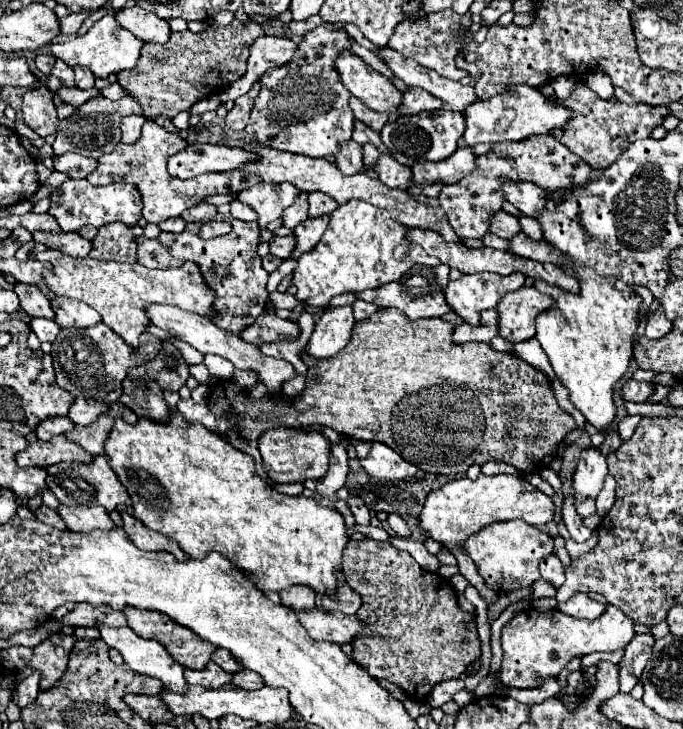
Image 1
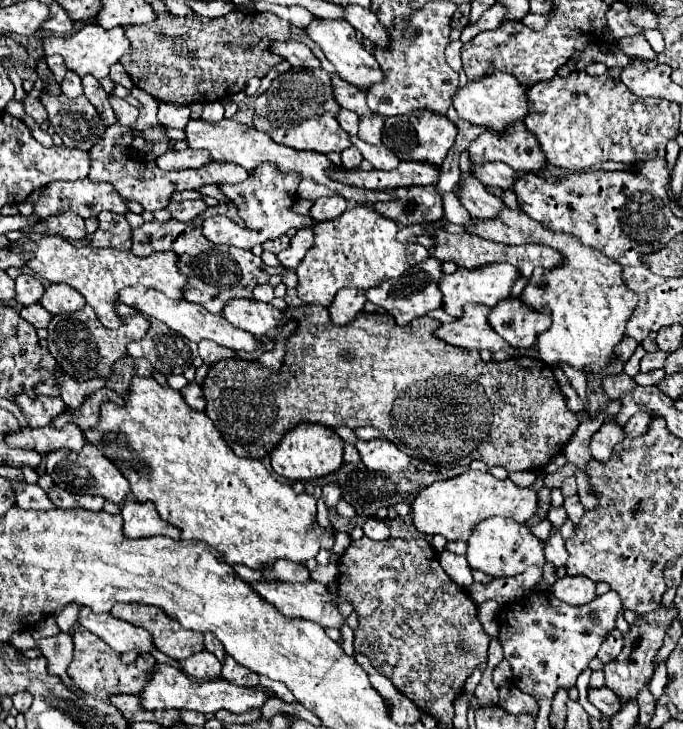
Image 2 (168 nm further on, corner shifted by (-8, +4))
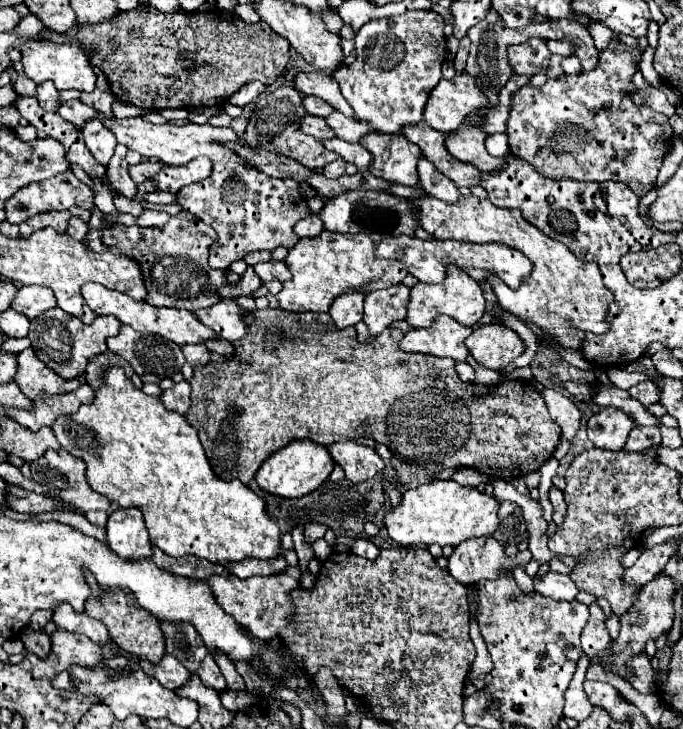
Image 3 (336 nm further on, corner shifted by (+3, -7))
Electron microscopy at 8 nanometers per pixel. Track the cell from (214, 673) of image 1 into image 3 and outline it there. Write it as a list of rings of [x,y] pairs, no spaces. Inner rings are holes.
[[[164,656],[158,664],[152,664],[148,660],[140,660],[140,666],[142,670],[156,678],[164,688],[170,688],[170,690],[176,690],[176,688],[182,688],[188,680],[190,680],[190,672],[188,668],[184,668],[184,664],[180,664],[174,656]]]

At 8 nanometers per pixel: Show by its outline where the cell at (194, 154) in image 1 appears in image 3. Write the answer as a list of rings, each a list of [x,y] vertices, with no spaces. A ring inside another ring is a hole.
[[[142,160],[140,164],[130,166],[130,176],[132,176],[132,180],[134,180],[136,184],[142,184],[142,182],[150,180],[156,172],[160,172],[160,168],[162,168],[162,166],[164,166],[164,164],[160,164],[160,162]]]

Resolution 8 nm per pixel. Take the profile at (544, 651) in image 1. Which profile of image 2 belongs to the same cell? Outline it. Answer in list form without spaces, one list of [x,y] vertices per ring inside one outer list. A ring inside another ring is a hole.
[[[533,591],[521,597],[519,601],[503,605],[499,613],[499,641],[503,647],[503,657],[509,661],[513,671],[511,685],[535,699],[553,699],[557,689],[569,691],[575,685],[577,677],[587,669],[589,661],[597,655],[603,637],[607,637],[607,633],[615,629],[615,617],[619,609],[621,609],[621,599],[615,591],[597,595],[587,605],[579,605],[579,607],[567,605],[555,599],[551,593],[541,593],[541,591]]]

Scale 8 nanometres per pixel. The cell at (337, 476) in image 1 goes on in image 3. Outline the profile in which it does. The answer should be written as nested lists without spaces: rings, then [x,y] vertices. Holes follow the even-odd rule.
[[[308,522],[308,524],[304,526],[304,534],[306,534],[306,542],[308,542],[308,544],[312,544],[312,542],[314,542],[314,540],[318,540],[318,538],[322,538],[322,536],[324,536],[324,532],[326,532],[324,524]]]

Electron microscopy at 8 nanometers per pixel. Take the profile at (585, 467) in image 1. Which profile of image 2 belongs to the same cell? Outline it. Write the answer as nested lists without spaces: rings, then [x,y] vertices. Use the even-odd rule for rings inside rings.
[[[607,421],[599,427],[599,431],[593,435],[591,439],[591,453],[595,459],[599,461],[607,461],[607,457],[611,455],[613,447],[617,443],[621,443],[625,439],[625,433],[623,433],[623,427],[615,421]]]

